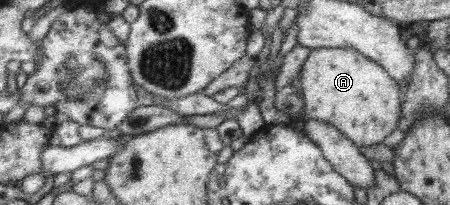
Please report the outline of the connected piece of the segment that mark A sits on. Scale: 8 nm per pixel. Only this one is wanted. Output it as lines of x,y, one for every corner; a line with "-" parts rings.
316,48
311,49
307,58
303,61
300,68
300,95
303,97
304,107
301,109
300,114
294,114
291,116
291,120
295,118
303,119
317,119
326,122
336,128
345,138
348,138
355,146
358,147
370,147
371,145
381,143
383,138
387,136
393,128
396,127
396,122
398,121
400,115
400,90
399,84
397,84
381,66
373,61
370,61
366,56
363,56
360,52
357,52
354,48

